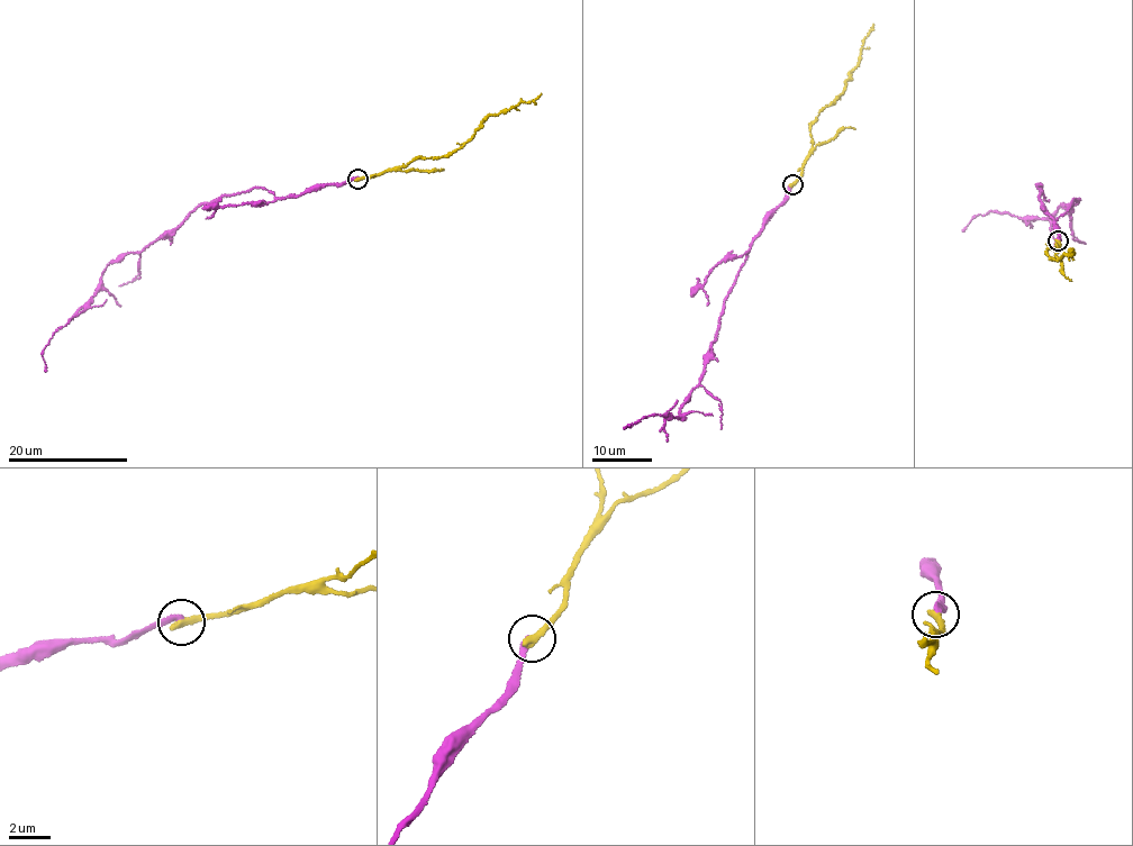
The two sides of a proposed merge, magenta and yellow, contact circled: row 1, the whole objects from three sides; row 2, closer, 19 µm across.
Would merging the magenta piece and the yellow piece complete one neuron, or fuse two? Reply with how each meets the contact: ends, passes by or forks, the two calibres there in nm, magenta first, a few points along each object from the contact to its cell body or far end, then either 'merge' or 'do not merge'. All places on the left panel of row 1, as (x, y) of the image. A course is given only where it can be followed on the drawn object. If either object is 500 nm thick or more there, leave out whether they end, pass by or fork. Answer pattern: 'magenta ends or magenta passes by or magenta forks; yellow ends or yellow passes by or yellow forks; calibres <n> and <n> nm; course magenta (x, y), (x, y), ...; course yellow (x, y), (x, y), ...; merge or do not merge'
magenta ends; yellow ends; calibres 280 and 360 nm; course magenta (357, 179), (297, 197), (256, 187), (199, 206), (109, 263), (96, 293), (54, 333), (45, 372); course yellow (357, 179), (391, 171), (416, 158), (433, 158), (456, 149), (489, 116), (541, 93); do not merge

